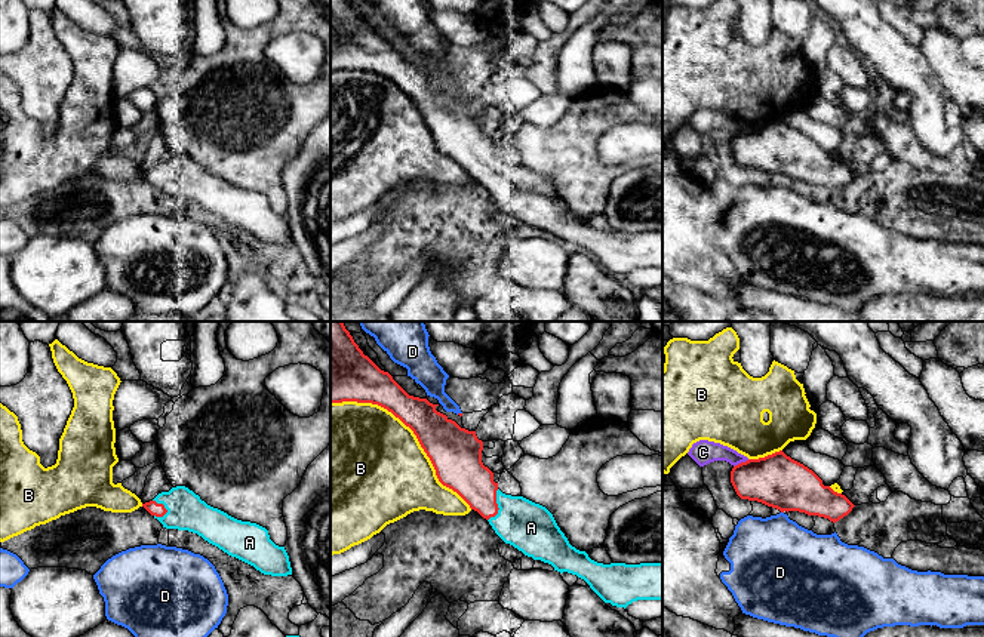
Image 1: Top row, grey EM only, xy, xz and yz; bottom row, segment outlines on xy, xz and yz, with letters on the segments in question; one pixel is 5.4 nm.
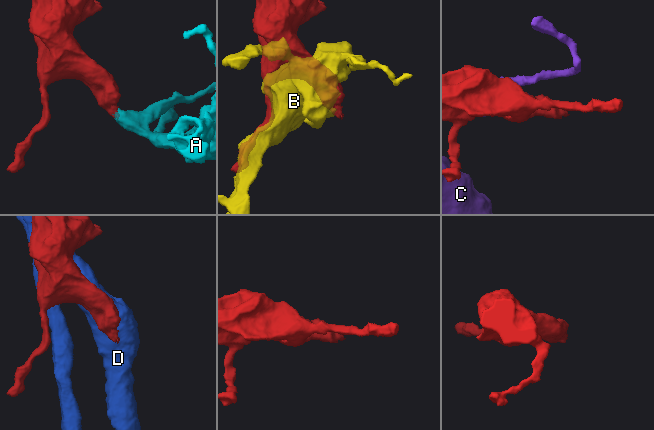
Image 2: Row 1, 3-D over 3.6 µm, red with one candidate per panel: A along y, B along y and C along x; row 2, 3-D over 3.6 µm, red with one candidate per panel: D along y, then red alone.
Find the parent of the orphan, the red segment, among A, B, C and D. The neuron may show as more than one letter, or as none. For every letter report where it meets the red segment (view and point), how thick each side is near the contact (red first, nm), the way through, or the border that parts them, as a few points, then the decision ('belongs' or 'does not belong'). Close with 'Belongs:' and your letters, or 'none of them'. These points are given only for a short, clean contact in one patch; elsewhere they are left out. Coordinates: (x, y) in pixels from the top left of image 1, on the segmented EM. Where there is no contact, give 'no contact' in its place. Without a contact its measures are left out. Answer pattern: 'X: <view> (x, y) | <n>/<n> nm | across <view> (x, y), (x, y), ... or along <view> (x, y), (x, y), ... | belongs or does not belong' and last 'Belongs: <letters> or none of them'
A: xz (497, 505) | 220/280 nm | belongs
B: xz (412, 430) | 260/480 nm | does not belong
C: yz (741, 462) | 280/140 nm | does not belong
D: xz (458, 414) | 20/150 nm | does not belong
Belongs: A

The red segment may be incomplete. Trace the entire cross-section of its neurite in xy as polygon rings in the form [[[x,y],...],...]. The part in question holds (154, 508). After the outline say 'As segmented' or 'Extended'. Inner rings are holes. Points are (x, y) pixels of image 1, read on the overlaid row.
[[[185,486],[162,492],[153,501],[142,504],[142,507],[163,527],[197,533],[209,544],[253,566],[264,575],[292,575],[285,547],[276,545],[265,527],[237,520],[207,505]]]. Extended

